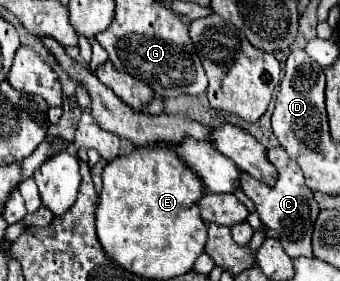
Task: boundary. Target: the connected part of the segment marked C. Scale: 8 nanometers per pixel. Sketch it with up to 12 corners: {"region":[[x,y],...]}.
{"region":[[281,147],[277,185],[241,173],[241,189],[283,249],[311,257],[319,205]]}

